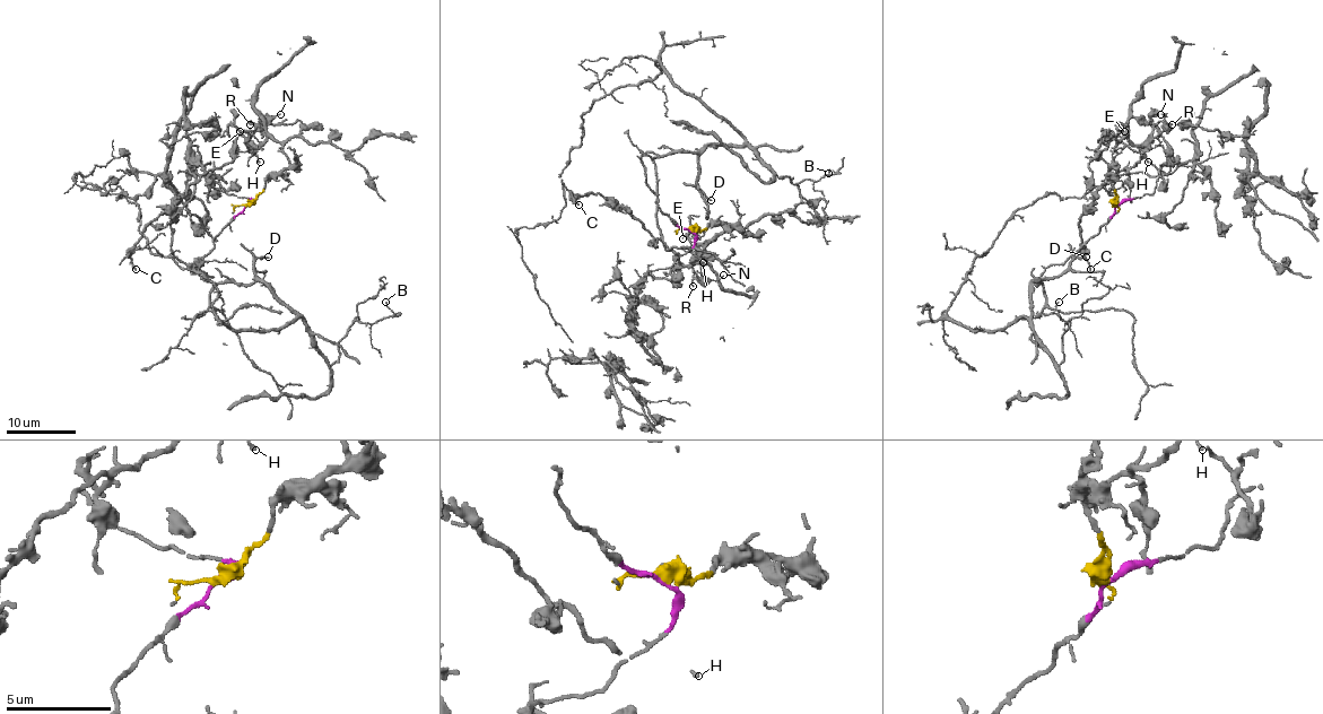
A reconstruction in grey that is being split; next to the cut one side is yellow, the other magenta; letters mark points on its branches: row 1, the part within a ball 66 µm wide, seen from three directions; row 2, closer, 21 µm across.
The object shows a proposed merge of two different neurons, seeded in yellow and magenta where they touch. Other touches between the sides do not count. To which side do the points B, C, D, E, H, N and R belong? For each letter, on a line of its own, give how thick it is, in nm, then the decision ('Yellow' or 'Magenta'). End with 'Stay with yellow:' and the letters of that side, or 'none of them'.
B: Thickness 120 nm. Magenta
C: Thickness 170 nm. Yellow
D: Thickness 170 nm. Magenta
E: Thickness 160 nm. Yellow
H: Thickness 140 nm. Yellow
N: Thickness 80 nm. Yellow
R: Thickness 130 nm. Yellow
Stay with yellow: C, E, H, N, R

